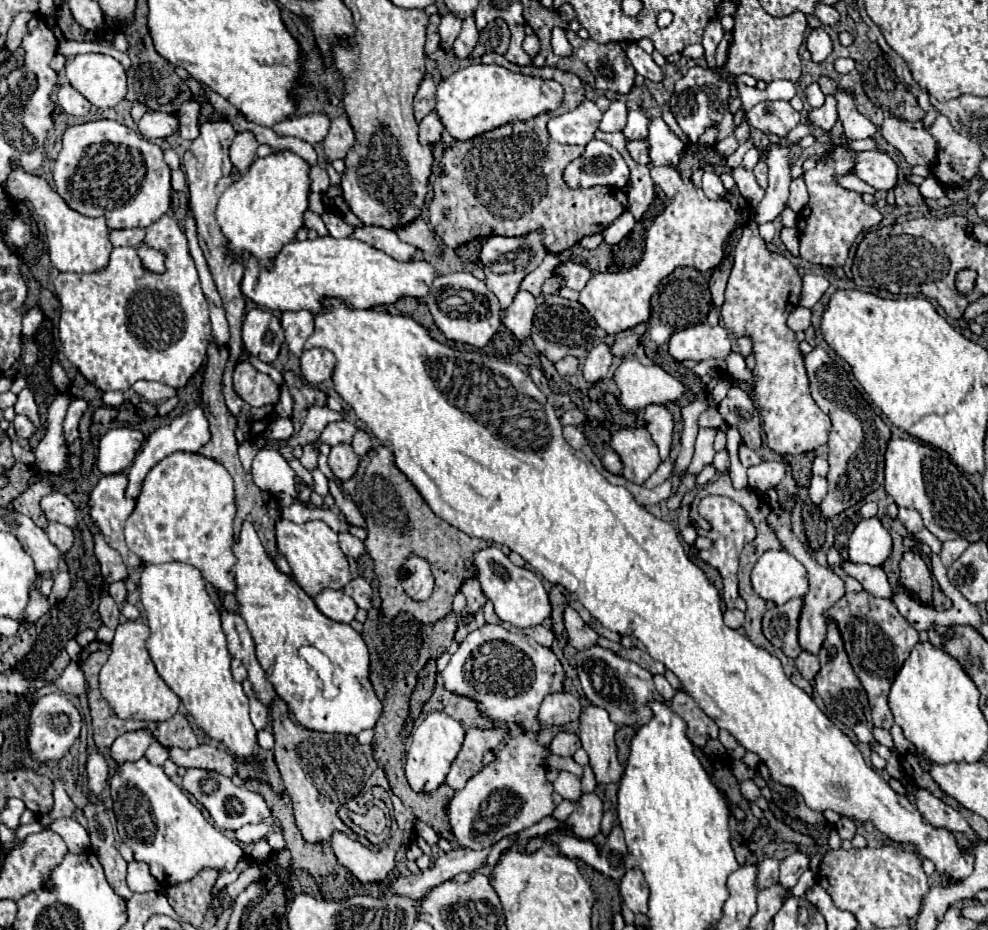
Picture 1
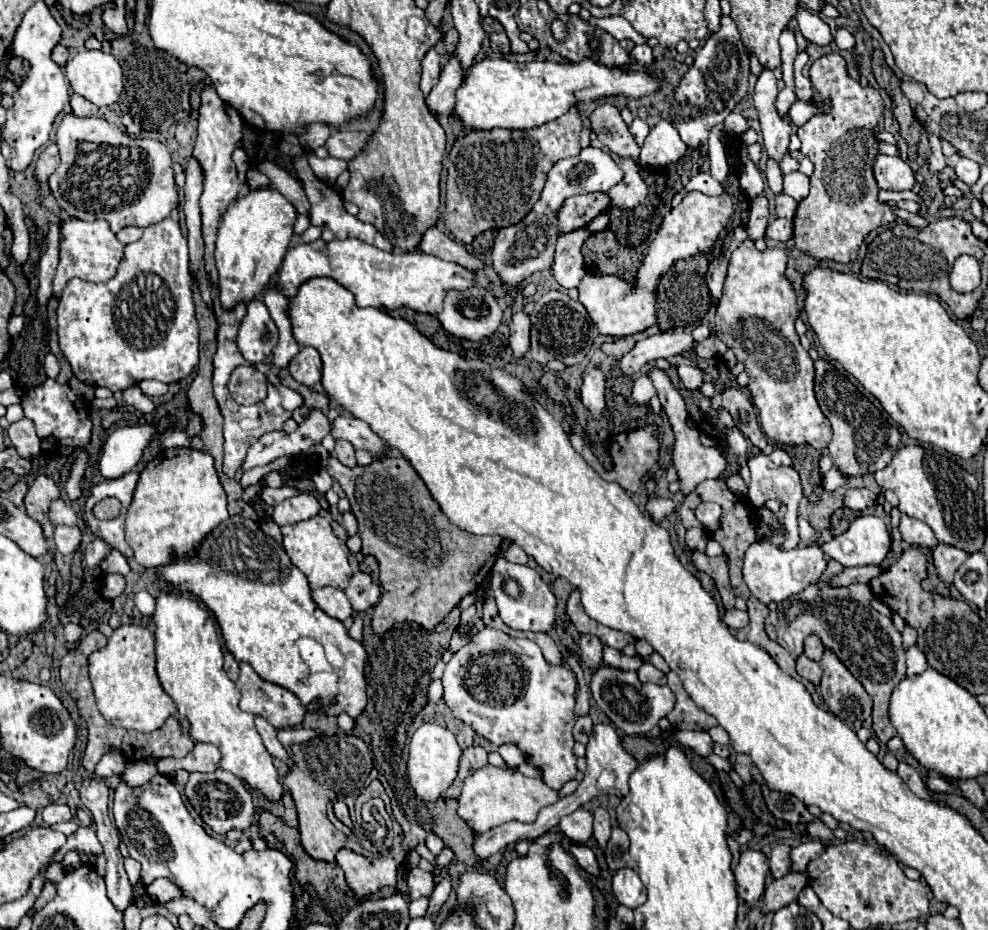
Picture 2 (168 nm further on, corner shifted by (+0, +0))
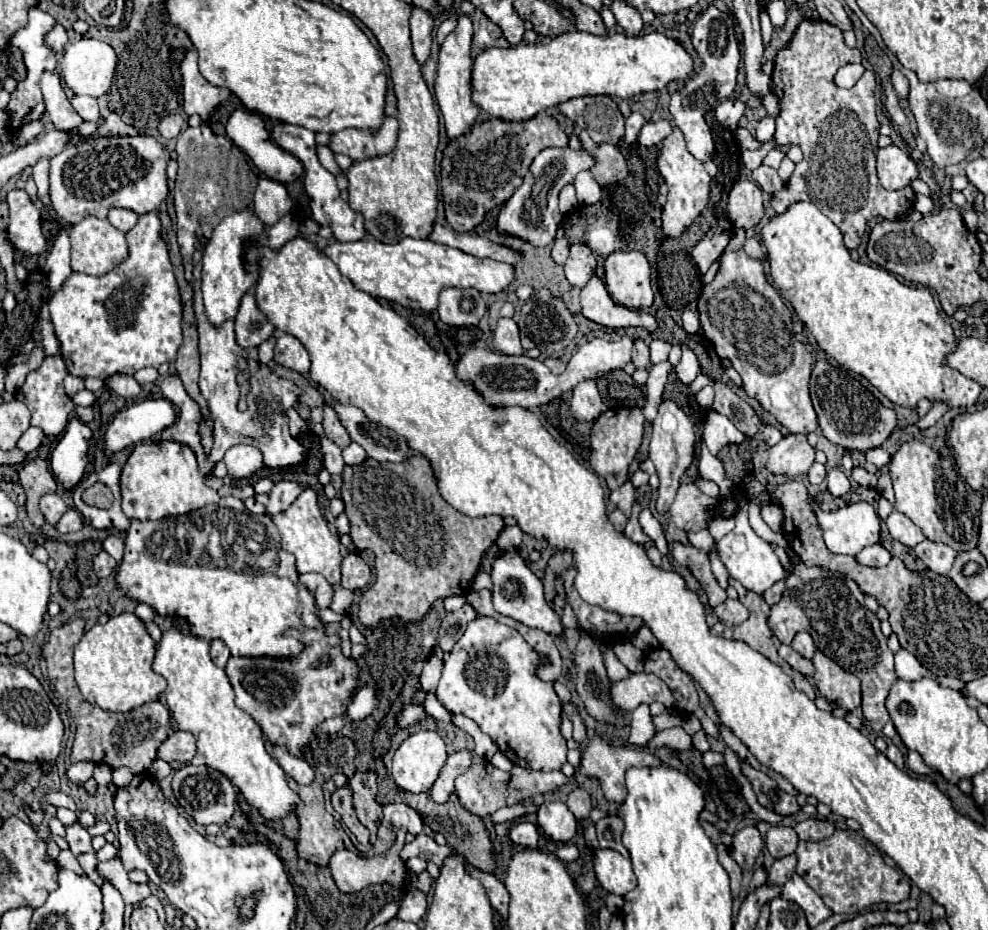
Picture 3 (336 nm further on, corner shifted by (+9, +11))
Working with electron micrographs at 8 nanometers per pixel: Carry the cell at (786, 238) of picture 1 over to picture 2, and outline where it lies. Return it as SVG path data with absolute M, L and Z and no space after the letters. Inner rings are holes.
M776 218L774 222L770 222L770 224L766 226L764 236L766 236L766 238L772 238L772 240L786 242L786 240L792 236L792 220Z

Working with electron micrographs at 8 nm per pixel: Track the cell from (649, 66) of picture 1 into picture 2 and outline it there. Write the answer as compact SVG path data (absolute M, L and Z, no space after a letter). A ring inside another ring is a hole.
M636 44L630 54L632 54L632 56L636 58L636 62L642 64L642 66L650 66L652 60L654 60L654 58L652 58L652 48L650 48L648 44Z

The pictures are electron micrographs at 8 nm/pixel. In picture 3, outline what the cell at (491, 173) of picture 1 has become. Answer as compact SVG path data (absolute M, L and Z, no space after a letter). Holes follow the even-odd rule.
M547 113L521 123L489 119L451 139L441 161L441 191L447 223L459 233L473 231L489 209L503 205L515 193L533 159L545 147L567 147L567 141L569 137L561 129L559 121Z

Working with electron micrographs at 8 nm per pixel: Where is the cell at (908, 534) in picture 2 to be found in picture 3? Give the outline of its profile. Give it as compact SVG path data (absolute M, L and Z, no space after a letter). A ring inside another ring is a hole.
M893 511L893 513L887 517L885 525L887 525L891 537L897 539L897 541L901 541L901 543L907 545L907 547L915 547L917 543L921 543L921 541L925 539L923 531L921 531L907 515L903 515L903 513L899 513L899 511Z

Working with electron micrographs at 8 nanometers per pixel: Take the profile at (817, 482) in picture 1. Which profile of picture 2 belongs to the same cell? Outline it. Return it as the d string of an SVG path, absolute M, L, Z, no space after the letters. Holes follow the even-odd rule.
M832 466L832 470L830 470L830 472L826 472L826 474L824 474L824 478L822 478L822 486L824 486L826 490L836 490L838 486L846 484L846 480L848 480L848 476L846 476L846 474L842 474L838 466Z

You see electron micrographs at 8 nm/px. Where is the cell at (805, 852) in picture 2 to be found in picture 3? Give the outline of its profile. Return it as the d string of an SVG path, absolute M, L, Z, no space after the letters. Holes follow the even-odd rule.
M805 819L801 823L795 825L795 833L799 835L801 841L821 841L827 839L829 835L833 835L835 827L831 823L819 821L819 819Z

